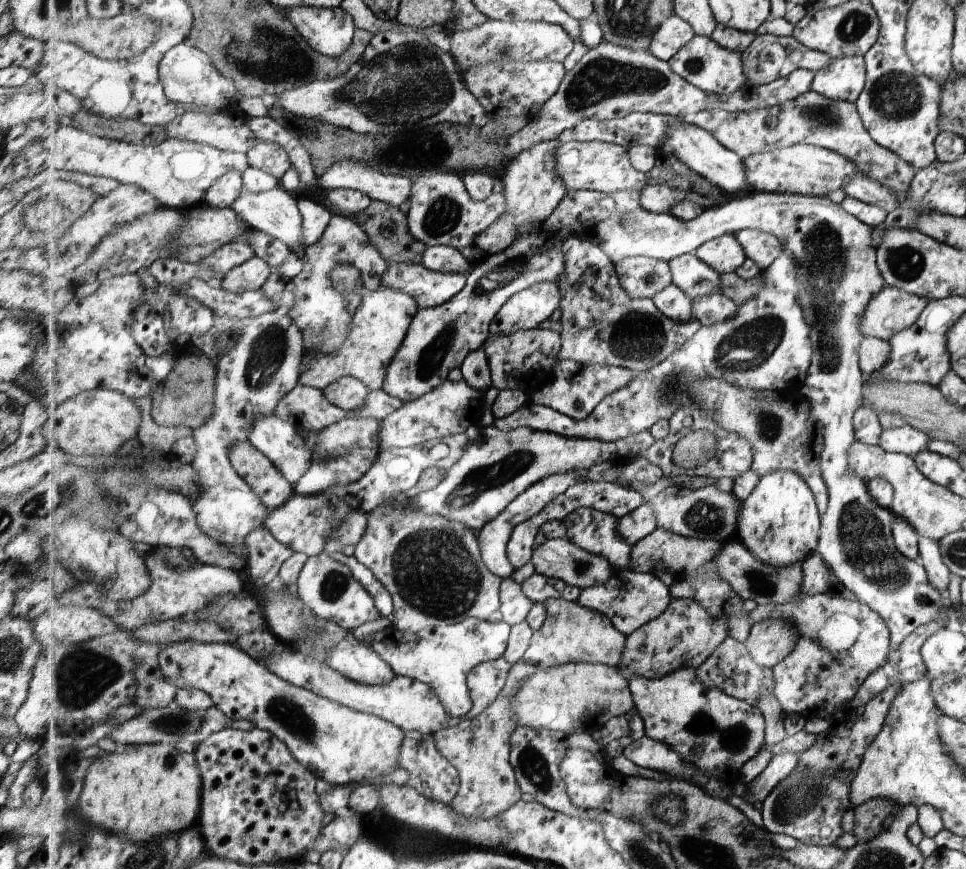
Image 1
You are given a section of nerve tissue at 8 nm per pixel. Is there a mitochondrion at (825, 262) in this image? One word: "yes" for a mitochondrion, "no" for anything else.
yes

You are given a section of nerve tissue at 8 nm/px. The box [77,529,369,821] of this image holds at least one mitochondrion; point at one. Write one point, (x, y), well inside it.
(292, 715)

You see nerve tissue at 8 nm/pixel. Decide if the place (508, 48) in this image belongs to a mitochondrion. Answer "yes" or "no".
yes

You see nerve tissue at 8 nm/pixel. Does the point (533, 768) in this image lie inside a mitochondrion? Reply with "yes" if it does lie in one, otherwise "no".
yes

